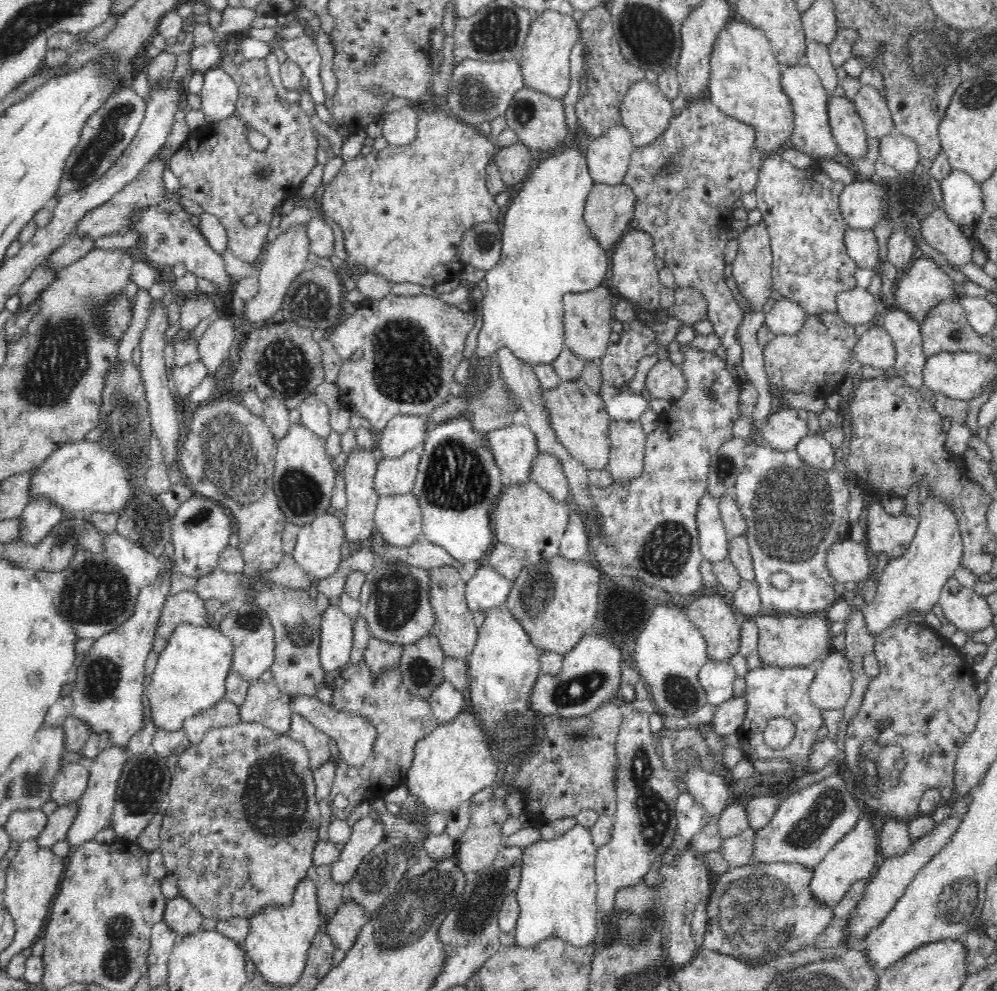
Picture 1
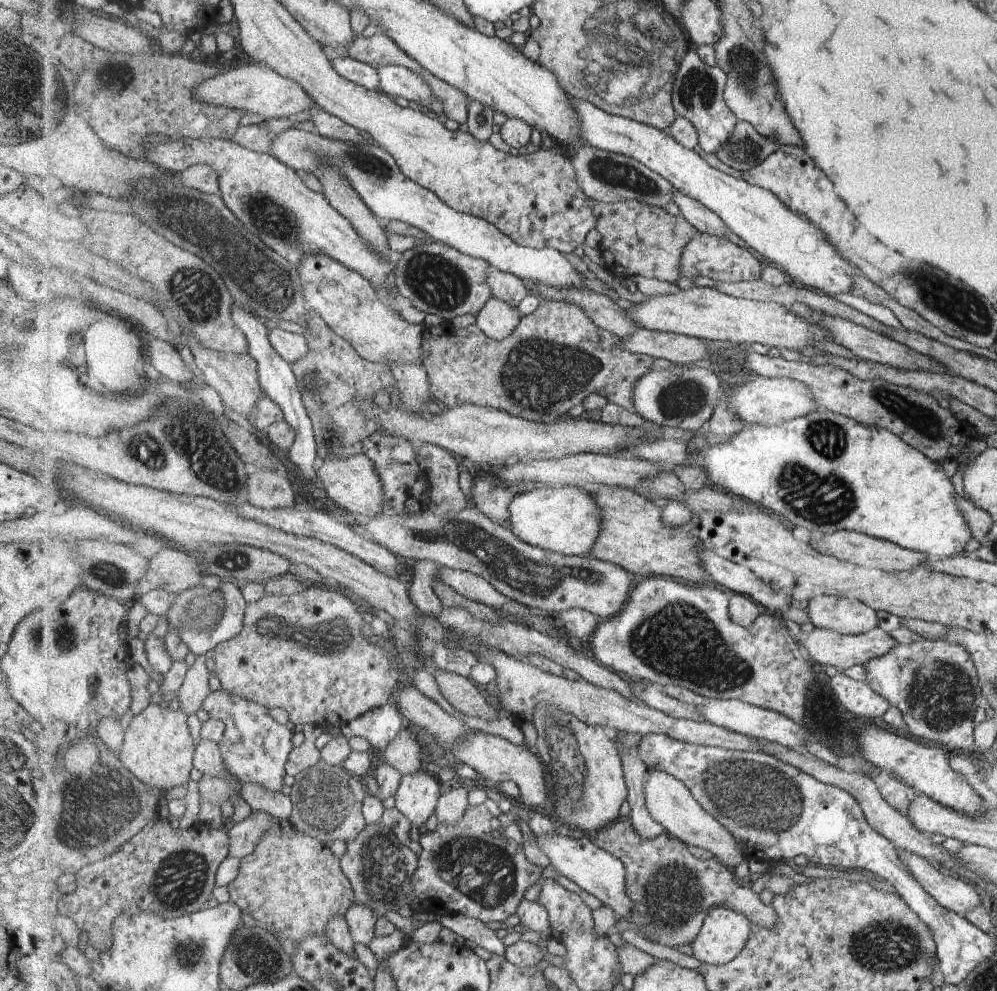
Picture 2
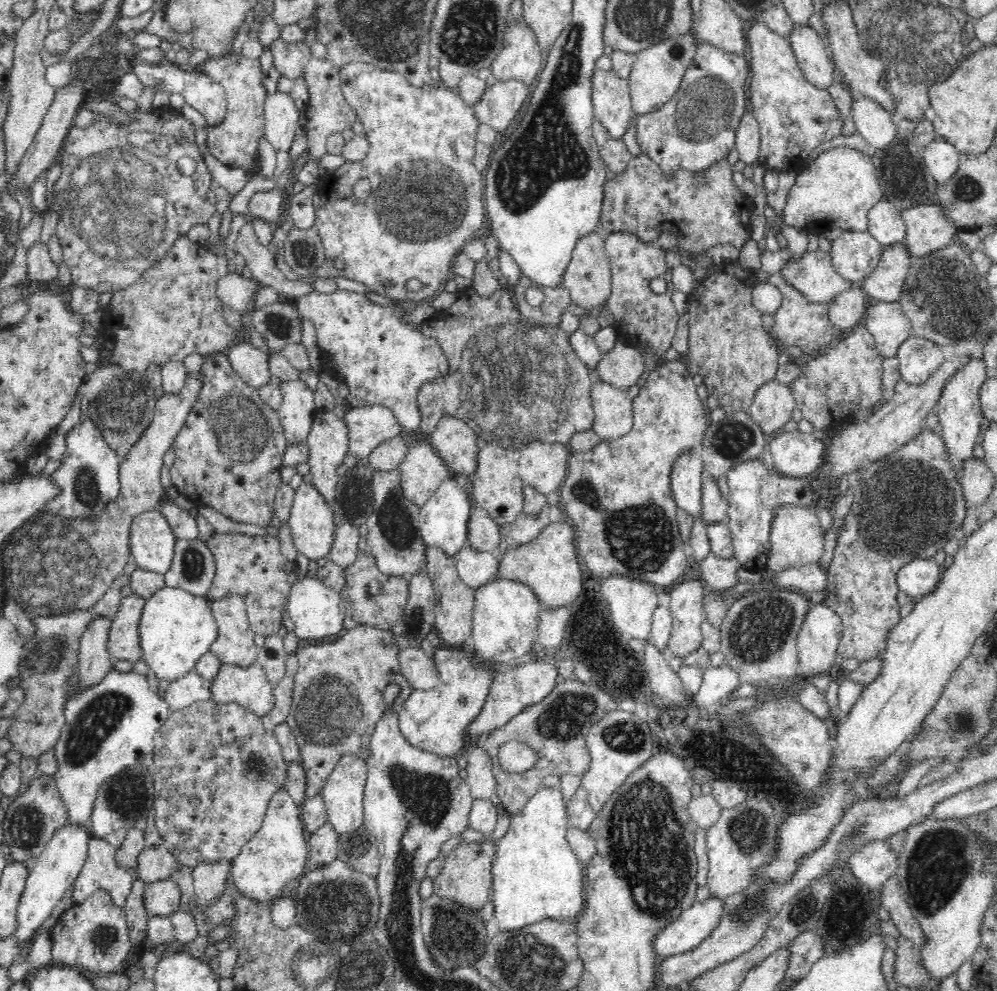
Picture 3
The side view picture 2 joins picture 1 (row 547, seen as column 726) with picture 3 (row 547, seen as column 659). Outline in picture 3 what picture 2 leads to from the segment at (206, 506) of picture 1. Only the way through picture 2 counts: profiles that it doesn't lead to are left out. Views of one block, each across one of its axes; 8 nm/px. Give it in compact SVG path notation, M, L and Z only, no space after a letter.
M157 508L133 518L129 539L130 552L138 563L138 569L162 575L170 569L177 537Z

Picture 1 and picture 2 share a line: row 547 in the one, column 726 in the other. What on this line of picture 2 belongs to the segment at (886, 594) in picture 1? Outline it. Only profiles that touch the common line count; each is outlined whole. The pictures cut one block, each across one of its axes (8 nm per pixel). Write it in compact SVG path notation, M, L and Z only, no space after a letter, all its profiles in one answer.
M715 906L692 944L693 956L707 964L726 965L746 949L755 931L747 915Z

